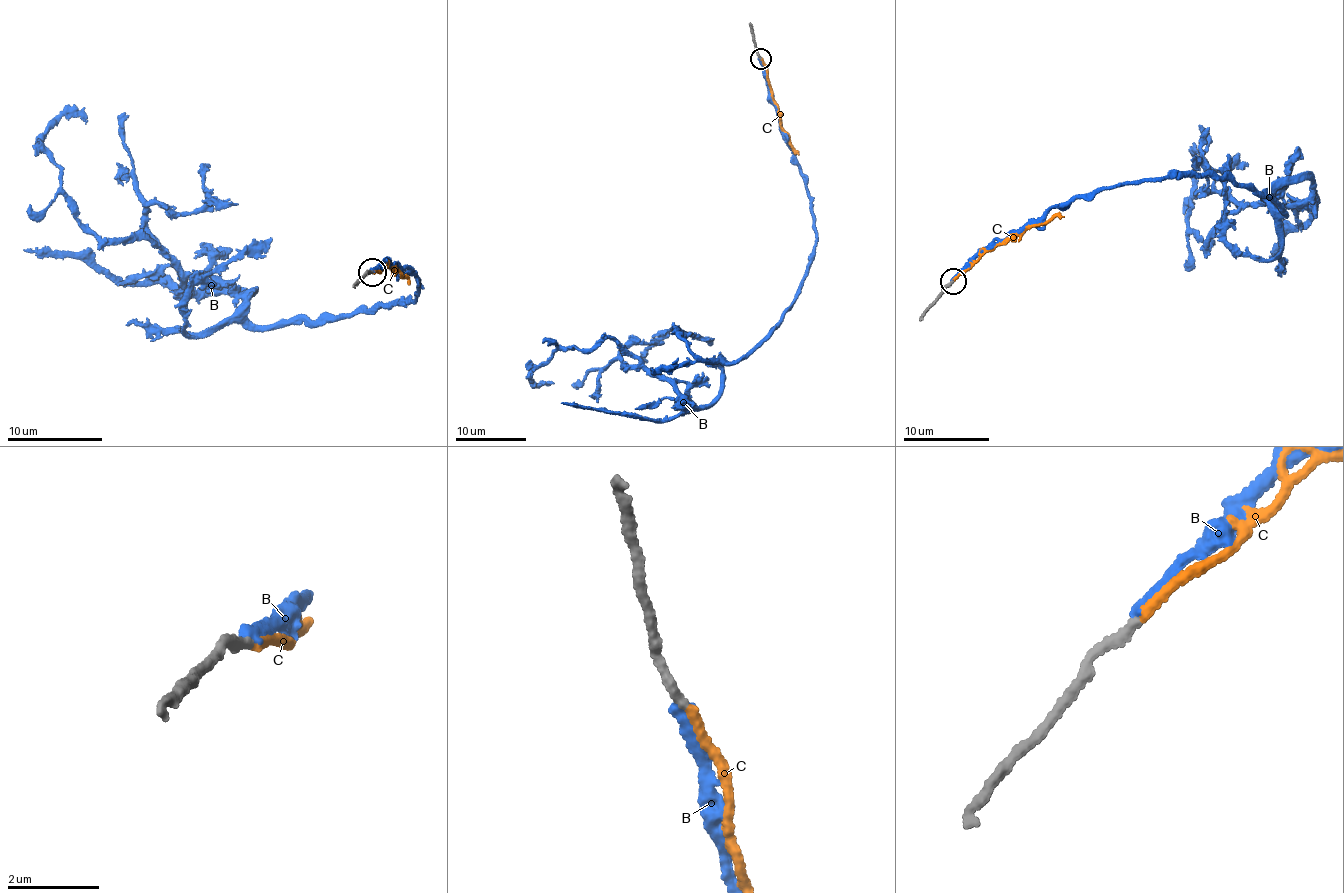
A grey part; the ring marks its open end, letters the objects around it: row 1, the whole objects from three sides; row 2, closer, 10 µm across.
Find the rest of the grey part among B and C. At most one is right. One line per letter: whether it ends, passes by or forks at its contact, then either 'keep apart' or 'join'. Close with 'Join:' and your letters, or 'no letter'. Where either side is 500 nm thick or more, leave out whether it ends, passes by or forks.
B: it ends there; keep apart
C: it ends there; join
Join: C

